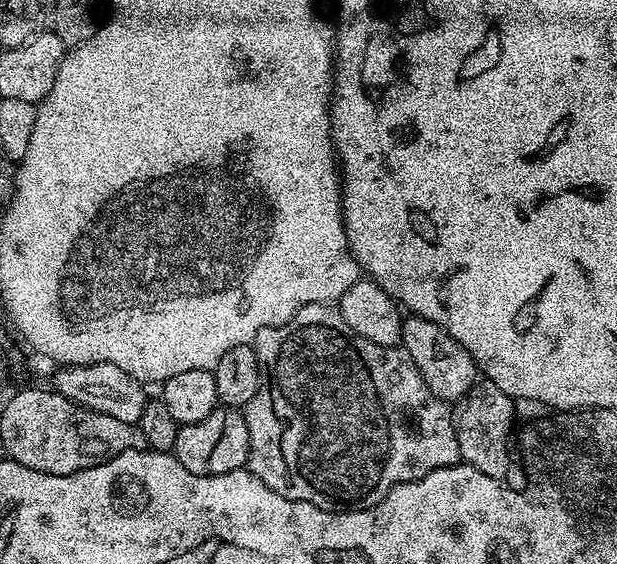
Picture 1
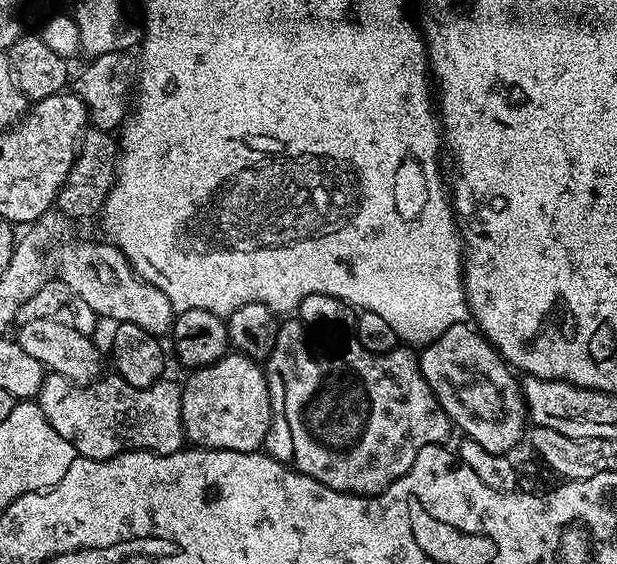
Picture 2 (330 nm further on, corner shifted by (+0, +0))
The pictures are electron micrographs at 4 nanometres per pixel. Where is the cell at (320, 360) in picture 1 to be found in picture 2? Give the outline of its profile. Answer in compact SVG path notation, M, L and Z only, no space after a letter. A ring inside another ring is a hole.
M299 322L287 324L281 323L278 330L278 338L272 353L268 355L266 361L266 375L268 378L268 389L270 390L270 402L272 403L272 425L264 439L264 448L269 456L273 456L278 462L289 465L297 472L306 474L326 486L330 490L339 492L352 492L356 496L374 496L384 488L389 488L395 480L402 478L414 466L414 458L418 458L418 450L440 446L445 443L451 432L454 432L454 425L445 414L438 398L432 393L427 385L426 378L423 377L420 369L420 362L417 353L408 346L397 346L391 352L371 352L355 342L340 342L335 348L335 343L320 342L315 344L307 328Z

